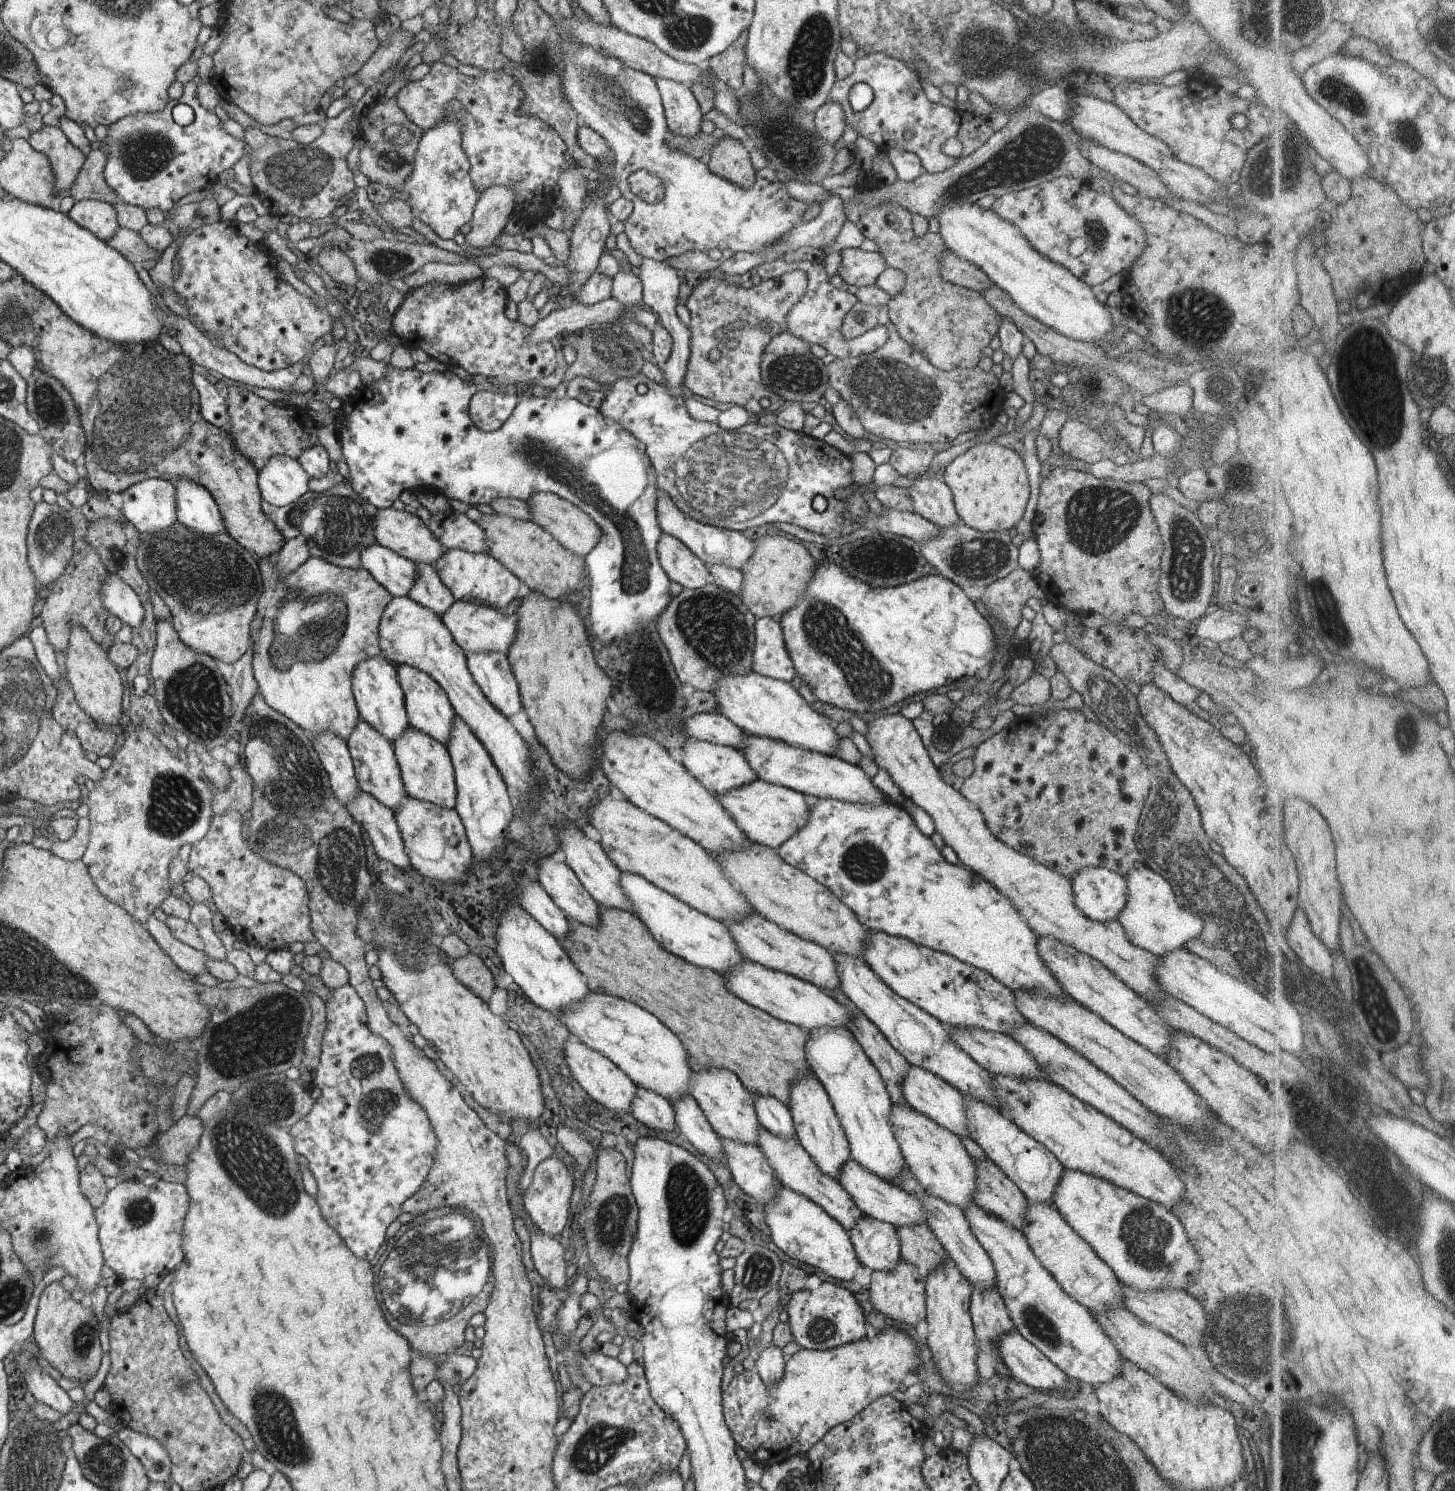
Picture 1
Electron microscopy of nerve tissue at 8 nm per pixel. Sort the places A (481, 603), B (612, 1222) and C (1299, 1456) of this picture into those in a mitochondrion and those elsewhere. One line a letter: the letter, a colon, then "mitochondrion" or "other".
A: other
B: mitochondrion
C: mitochondrion

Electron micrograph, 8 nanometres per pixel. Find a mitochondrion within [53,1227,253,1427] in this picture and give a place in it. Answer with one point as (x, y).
(84, 1336)

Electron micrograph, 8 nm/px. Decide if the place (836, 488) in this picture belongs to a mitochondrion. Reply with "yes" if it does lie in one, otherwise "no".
no

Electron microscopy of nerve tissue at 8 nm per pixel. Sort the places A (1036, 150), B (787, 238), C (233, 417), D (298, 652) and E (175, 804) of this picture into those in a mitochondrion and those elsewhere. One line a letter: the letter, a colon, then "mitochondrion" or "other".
A: mitochondrion
B: other
C: other
D: mitochondrion
E: mitochondrion

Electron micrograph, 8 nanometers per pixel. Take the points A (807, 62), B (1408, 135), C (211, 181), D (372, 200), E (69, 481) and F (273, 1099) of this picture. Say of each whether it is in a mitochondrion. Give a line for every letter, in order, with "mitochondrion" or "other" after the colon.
A: mitochondrion
B: mitochondrion
C: other
D: other
E: other
F: mitochondrion

